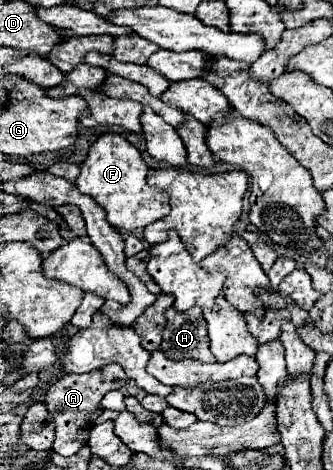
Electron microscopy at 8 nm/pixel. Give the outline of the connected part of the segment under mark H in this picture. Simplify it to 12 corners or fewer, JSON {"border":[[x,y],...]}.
{"border":[[202,309],[166,311],[168,359],[214,363]]}

